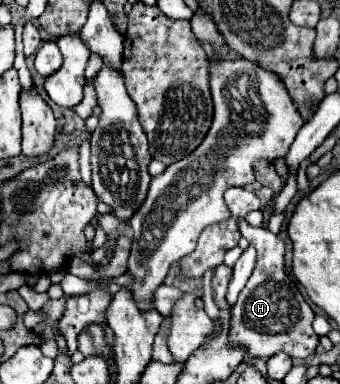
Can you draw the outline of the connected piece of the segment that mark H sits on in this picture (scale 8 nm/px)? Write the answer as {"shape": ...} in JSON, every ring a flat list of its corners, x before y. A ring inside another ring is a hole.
{"shape":[[244,218,238,220,238,230,256,246,258,264,234,304,228,340,232,344,244,344,248,354,256,358,270,358,276,352,286,352,292,358,308,358,318,346,318,336,312,330,314,312,286,274,284,242,268,228,254,228]]}

